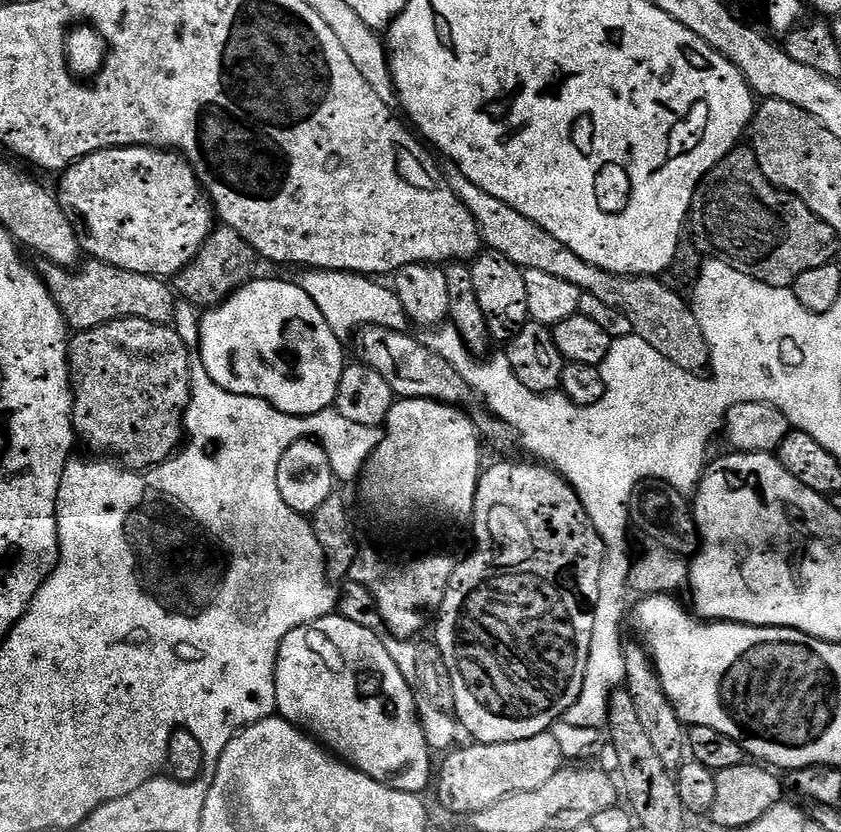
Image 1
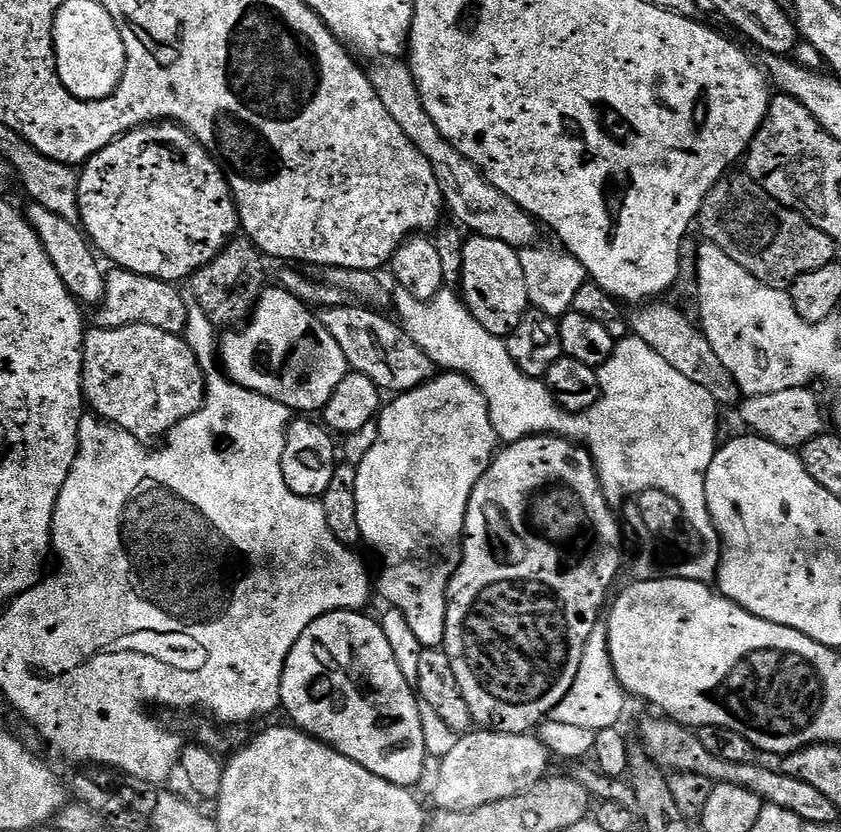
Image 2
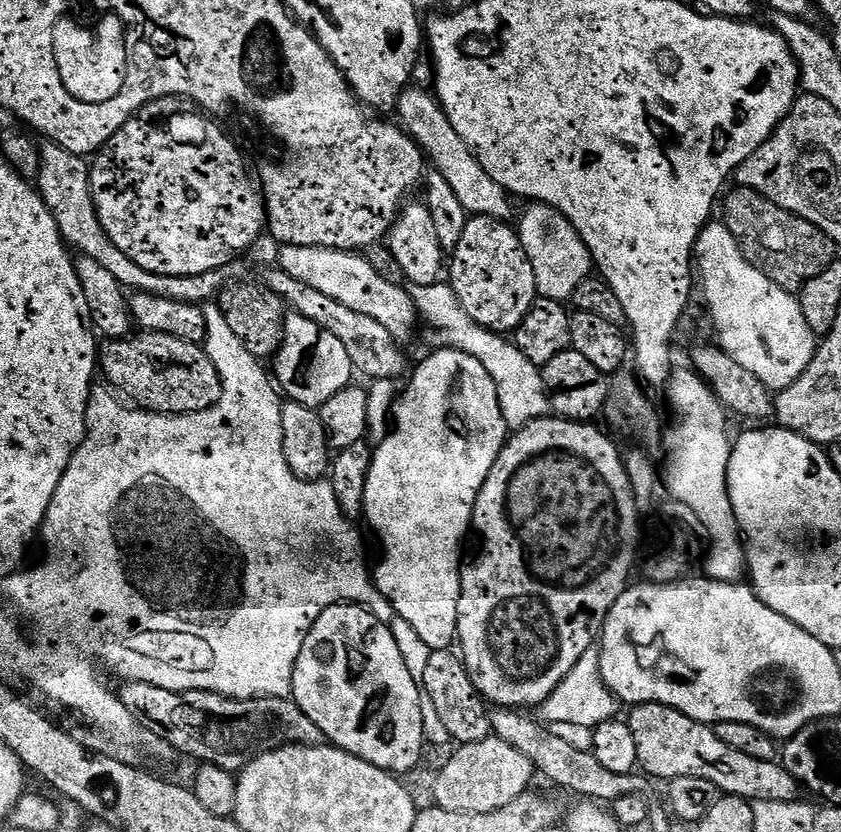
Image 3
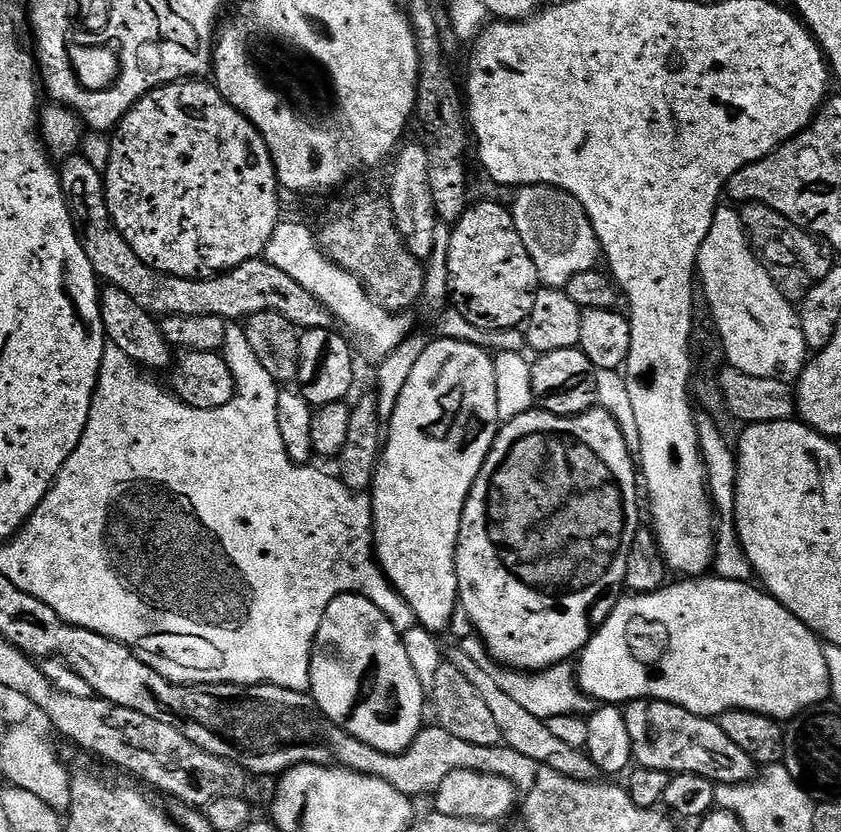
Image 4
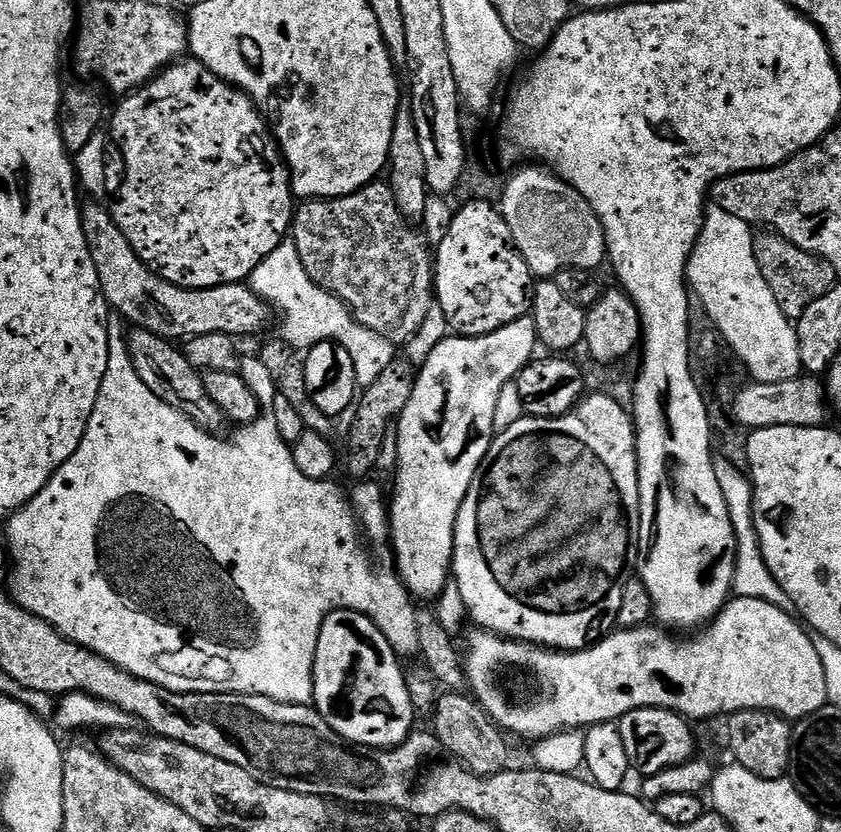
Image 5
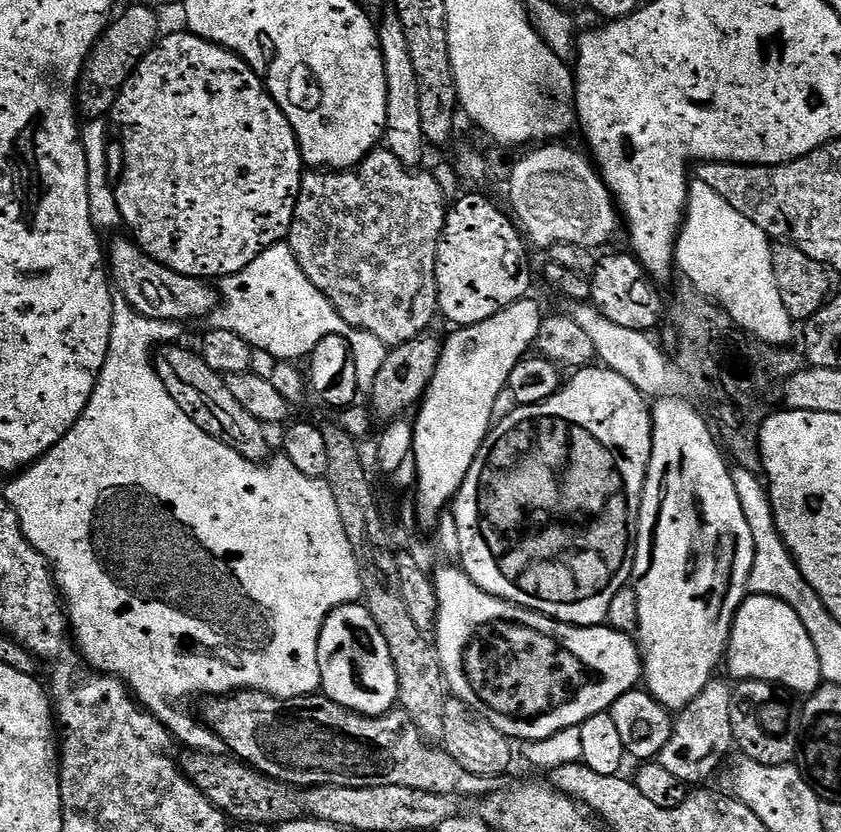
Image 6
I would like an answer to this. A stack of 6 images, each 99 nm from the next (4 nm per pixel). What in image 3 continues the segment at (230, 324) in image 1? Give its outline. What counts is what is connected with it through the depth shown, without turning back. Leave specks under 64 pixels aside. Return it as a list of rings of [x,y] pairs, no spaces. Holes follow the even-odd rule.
[[[295,314],[284,317],[284,337],[280,349],[274,357],[276,363],[275,383],[279,391],[293,404],[305,404],[307,408],[319,409],[321,404],[334,398],[338,390],[349,387],[353,383],[354,369],[350,362],[350,354],[334,334],[323,332],[310,318],[302,318]]]

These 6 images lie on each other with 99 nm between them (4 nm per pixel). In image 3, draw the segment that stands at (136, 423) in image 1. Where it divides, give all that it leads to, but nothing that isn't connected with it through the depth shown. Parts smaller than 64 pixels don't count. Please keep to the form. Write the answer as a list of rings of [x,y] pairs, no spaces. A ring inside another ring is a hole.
[[[141,331],[139,334],[129,335],[123,340],[107,341],[99,349],[98,368],[102,376],[104,372],[105,378],[109,380],[107,383],[121,397],[129,396],[133,400],[131,403],[137,409],[145,412],[160,412],[164,416],[185,416],[191,412],[201,412],[214,406],[222,394],[220,375],[207,351],[201,345],[182,342],[170,334]]]

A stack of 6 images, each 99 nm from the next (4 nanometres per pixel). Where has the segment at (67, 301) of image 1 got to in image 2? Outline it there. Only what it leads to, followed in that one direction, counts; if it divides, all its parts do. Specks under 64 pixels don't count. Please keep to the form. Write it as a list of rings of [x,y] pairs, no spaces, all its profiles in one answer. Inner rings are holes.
[[[112,270],[104,277],[106,290],[95,309],[97,328],[121,328],[131,324],[145,324],[158,326],[158,330],[166,330],[166,334],[184,336],[190,328],[190,312],[188,316],[189,301],[179,292],[175,283],[158,278],[150,278],[142,274]]]

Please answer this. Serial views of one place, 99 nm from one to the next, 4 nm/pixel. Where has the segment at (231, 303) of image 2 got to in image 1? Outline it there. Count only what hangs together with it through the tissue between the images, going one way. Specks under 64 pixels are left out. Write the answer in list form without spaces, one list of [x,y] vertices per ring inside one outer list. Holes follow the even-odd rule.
[[[223,226],[213,227],[202,250],[189,264],[174,277],[174,288],[181,301],[189,300],[197,304],[200,310],[215,308],[228,296],[235,294],[243,284],[249,284],[257,275],[256,263],[258,257],[256,251],[238,234],[238,230]]]

